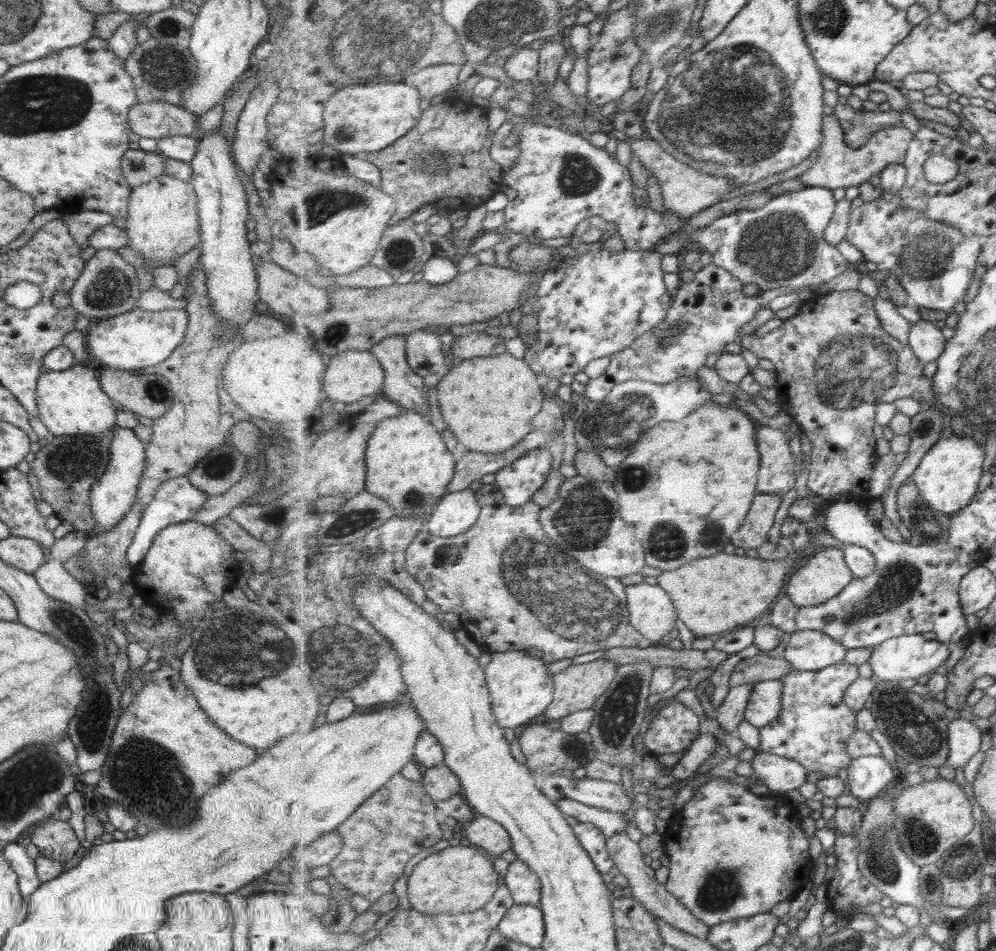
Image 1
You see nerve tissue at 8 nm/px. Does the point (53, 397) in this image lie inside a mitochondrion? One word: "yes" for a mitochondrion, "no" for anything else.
no

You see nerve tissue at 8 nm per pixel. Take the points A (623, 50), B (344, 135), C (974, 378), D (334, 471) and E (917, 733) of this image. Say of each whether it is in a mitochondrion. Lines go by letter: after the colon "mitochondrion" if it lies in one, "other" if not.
A: mitochondrion
B: mitochondrion
C: mitochondrion
D: other
E: mitochondrion

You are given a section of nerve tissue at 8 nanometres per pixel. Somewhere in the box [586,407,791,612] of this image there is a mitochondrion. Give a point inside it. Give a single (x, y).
(666, 542)

